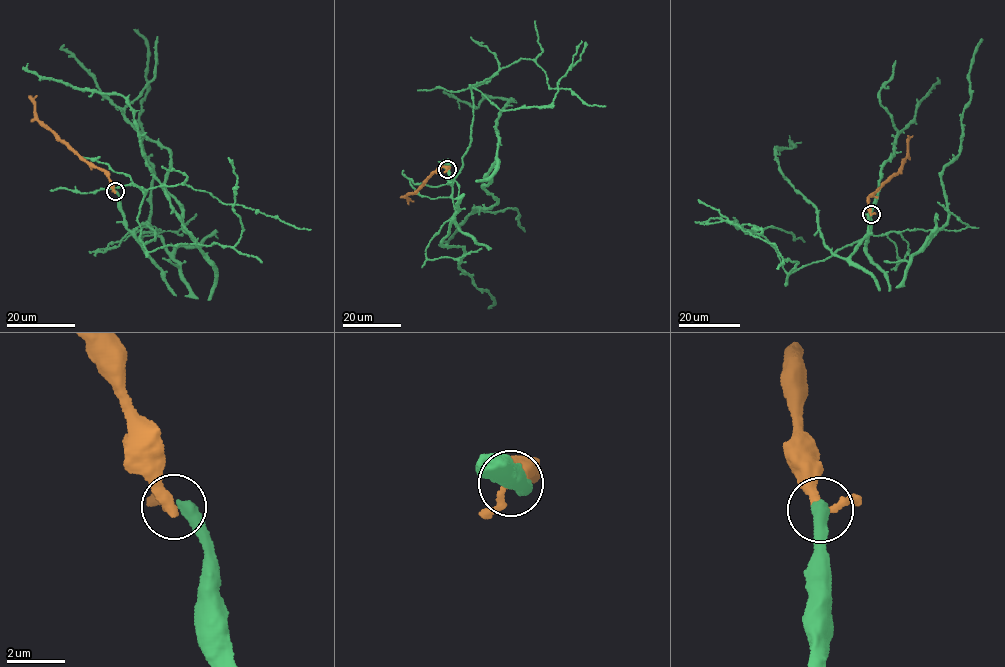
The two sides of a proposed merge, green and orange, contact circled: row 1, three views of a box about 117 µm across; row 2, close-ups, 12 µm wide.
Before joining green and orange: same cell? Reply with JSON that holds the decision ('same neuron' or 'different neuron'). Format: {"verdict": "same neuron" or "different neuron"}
{"verdict": "same neuron"}

